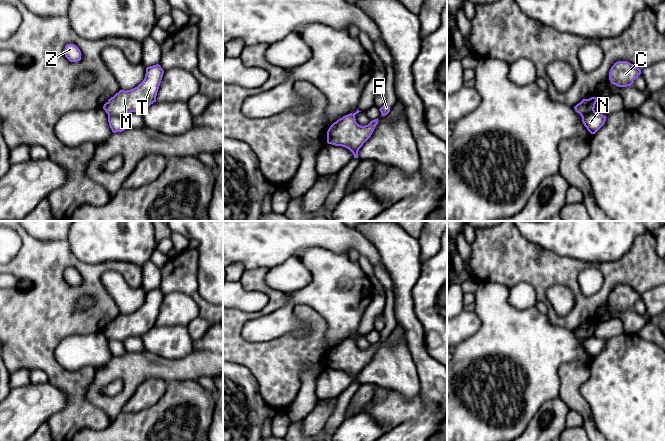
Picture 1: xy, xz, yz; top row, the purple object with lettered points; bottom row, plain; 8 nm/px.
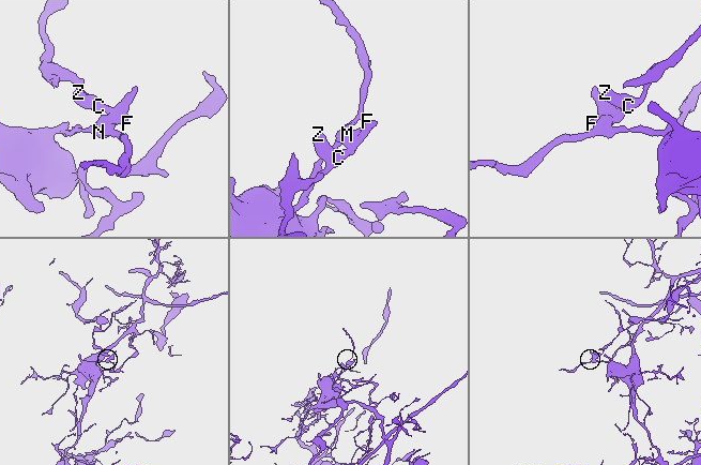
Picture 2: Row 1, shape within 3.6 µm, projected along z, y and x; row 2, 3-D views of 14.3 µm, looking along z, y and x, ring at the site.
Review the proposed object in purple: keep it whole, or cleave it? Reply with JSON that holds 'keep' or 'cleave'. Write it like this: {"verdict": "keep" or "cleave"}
{"verdict": "cleave"}

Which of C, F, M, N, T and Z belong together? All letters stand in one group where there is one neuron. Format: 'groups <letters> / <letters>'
groups C F M T Z / N

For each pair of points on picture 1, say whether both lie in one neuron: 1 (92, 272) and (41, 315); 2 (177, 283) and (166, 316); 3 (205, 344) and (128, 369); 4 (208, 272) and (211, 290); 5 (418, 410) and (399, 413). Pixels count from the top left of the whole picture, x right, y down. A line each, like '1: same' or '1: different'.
1: same
2: different
3: different
4: same
5: same

